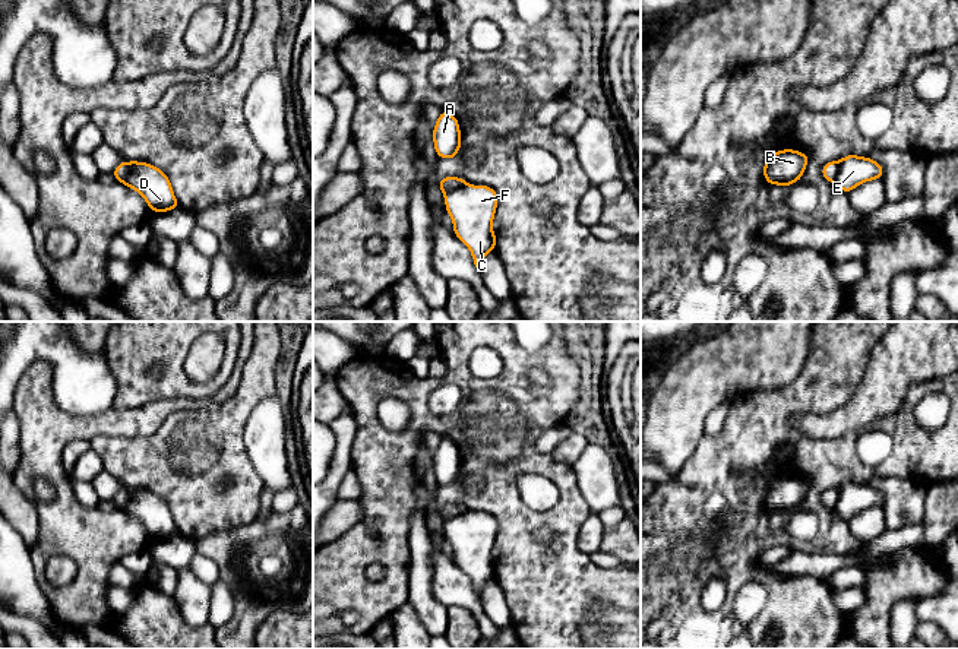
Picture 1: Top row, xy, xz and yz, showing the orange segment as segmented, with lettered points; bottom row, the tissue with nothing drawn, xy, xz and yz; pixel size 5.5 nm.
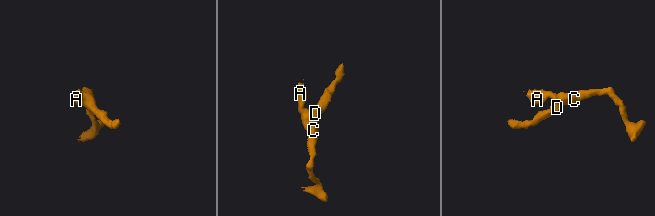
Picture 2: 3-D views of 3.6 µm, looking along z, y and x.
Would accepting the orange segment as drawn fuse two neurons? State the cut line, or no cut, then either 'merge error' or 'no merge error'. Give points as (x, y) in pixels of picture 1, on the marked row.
xz (467, 183), (445, 195) | merge error

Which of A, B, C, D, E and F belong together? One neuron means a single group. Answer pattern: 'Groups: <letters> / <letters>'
Groups: A B / C D E F

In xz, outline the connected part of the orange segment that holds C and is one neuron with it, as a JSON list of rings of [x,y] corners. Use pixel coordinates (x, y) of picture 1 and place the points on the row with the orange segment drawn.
[[[464,184],[445,194],[445,208],[453,222],[453,234],[471,250],[480,270],[487,253],[499,246],[493,218],[499,194],[489,186]]]

